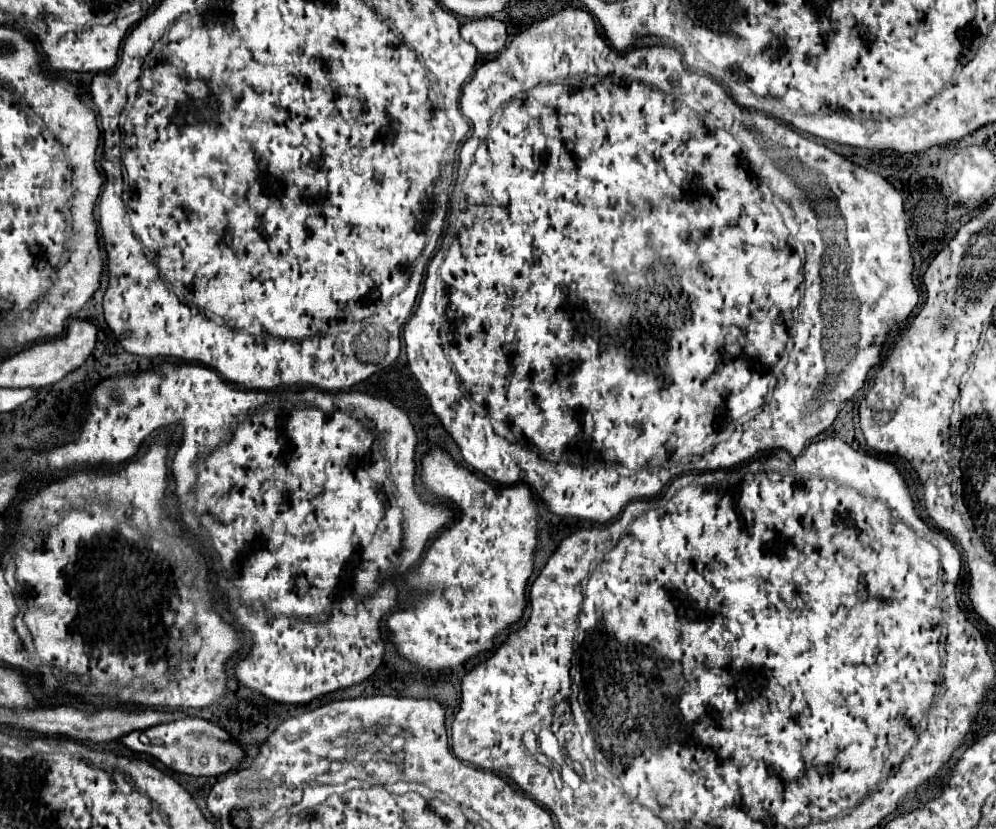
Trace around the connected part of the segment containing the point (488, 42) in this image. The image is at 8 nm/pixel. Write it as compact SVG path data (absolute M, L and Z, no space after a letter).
M482 17L482 19L470 19L460 27L460 35L472 43L478 53L492 55L502 51L508 35L502 21L494 17Z

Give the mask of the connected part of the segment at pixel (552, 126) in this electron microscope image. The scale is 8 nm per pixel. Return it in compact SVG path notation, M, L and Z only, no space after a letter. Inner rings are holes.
M566 7L558 13L554 13L552 17L542 19L542 21L530 25L526 31L518 33L510 41L510 45L500 55L496 55L496 59L490 59L484 65L480 65L476 69L472 81L468 85L464 85L464 89L462 89L460 107L462 107L464 117L470 119L470 123L472 123L472 135L468 137L468 141L460 149L458 179L456 179L452 199L450 199L448 227L446 227L446 235L442 235L444 241L442 241L441 247L427 267L418 309L412 315L412 319L404 325L402 335L404 335L404 343L406 343L408 365L410 365L412 375L418 379L420 387L424 389L432 411L436 413L436 417L442 421L444 429L450 433L450 437L458 445L464 461L498 485L516 485L516 483L528 485L538 495L538 499L546 505L546 509L554 515L578 517L578 519L588 519L588 521L594 521L594 523L608 523L630 501L636 500L636 495L639 498L654 497L662 491L664 485L668 485L674 477L678 477L684 471L730 469L734 465L740 465L744 461L750 461L752 457L764 455L766 451L774 451L774 449L782 449L788 455L798 457L800 451L806 447L806 443L810 439L814 439L818 433L822 433L824 429L828 429L832 425L832 421L838 415L840 405L846 399L850 399L864 385L866 373L878 363L880 345L884 343L886 333L894 325L902 323L918 303L918 289L912 283L912 253L910 253L910 243L908 243L908 233L906 233L906 215L904 215L900 193L878 173L868 171L860 165L854 165L852 161L840 157L838 153L834 153L832 149L828 149L820 143L814 143L806 137L800 137L794 129L790 129L782 121L768 117L764 113L758 113L758 111L742 109L724 91L722 85L718 85L716 81L712 81L706 75L698 75L698 73L690 71L684 65L680 51L670 47L670 45L630 47L630 51L624 51L624 53L614 51L608 43L604 43L604 37L598 33L598 27L596 27L594 19L590 17L590 13L586 13L582 9ZM810 161L814 161L816 167L806 167L806 165L810 165ZM818 175L822 175L822 186L818 186L816 193L811 194L811 185L806 185L806 181L808 181L808 177L816 177L816 181L818 181ZM778 199L780 199L780 211L784 213L784 217L778 211ZM678 271L706 271L706 275L678 275Z

